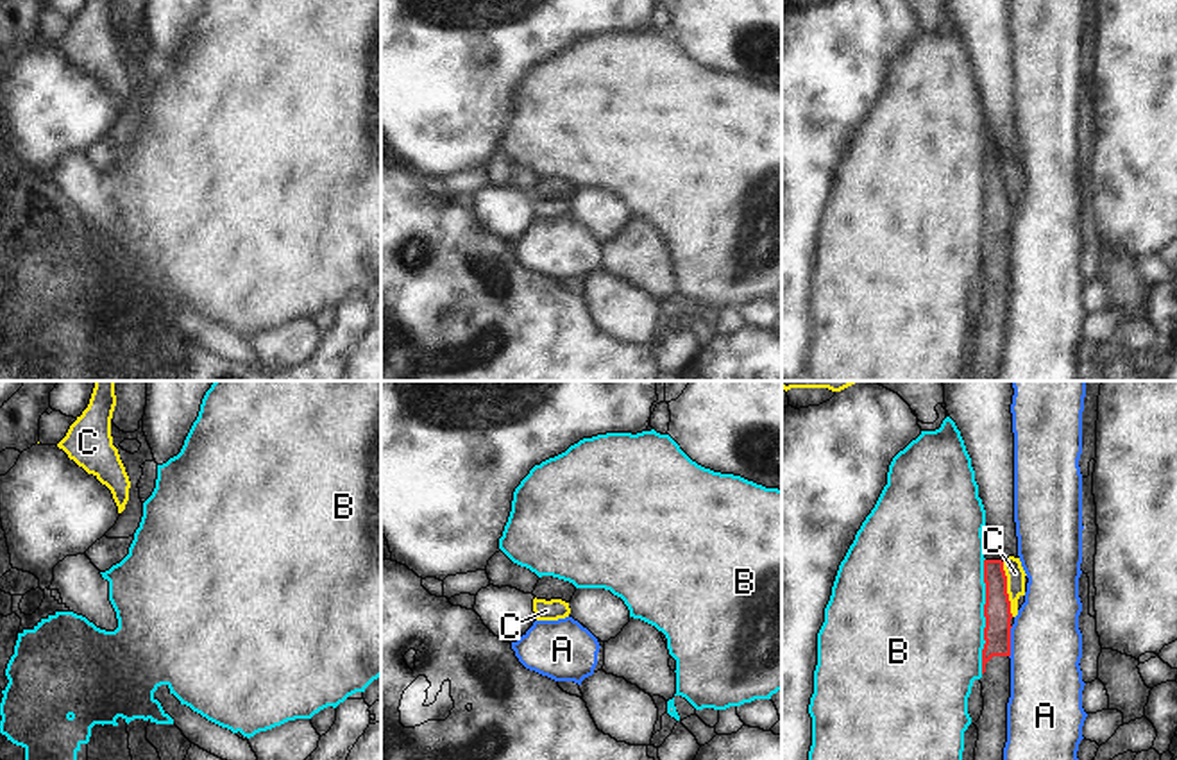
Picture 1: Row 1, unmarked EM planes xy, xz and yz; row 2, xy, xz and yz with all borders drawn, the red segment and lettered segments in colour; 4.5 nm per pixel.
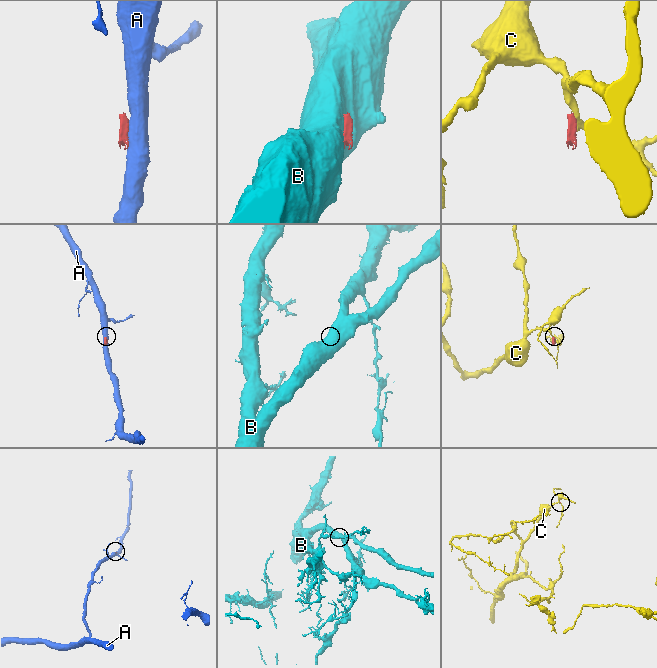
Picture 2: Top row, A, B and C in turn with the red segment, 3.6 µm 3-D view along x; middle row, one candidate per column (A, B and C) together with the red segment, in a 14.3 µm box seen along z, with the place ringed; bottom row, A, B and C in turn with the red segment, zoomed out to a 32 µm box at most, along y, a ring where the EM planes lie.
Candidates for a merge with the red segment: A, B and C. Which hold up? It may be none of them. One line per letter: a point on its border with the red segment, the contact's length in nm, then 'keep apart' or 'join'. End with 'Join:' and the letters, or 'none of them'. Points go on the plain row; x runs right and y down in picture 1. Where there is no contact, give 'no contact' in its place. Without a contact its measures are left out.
A: meets red in yz at (1009, 242); contact 140 nm long; keep apart
B: meets red in yz at (984, 215); contact 500 nm long; keep apart
C: meets red in yz at (1006, 188); contact 260 nm long; keep apart
Join: none of them

